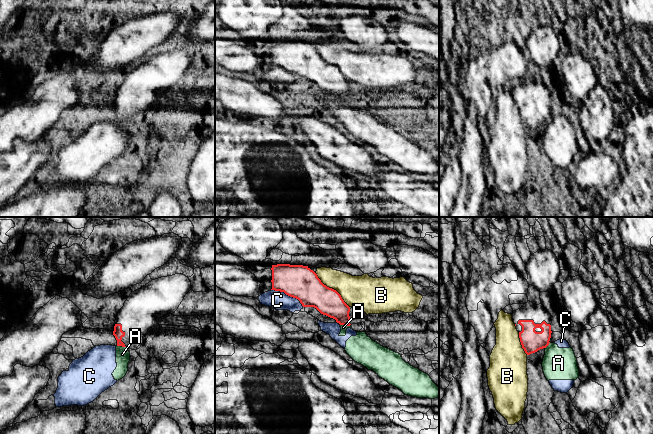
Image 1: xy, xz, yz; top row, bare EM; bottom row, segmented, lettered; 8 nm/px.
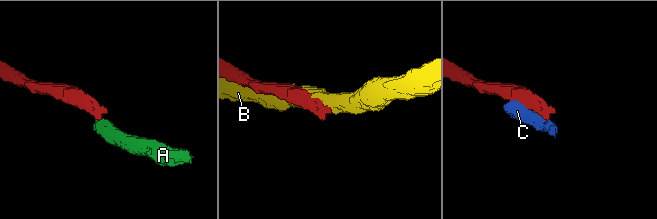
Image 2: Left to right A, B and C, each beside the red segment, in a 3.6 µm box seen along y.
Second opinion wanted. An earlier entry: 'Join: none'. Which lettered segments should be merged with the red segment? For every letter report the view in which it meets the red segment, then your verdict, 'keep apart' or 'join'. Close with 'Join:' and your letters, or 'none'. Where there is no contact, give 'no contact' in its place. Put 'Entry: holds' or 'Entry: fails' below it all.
A: contact in xz; keep apart
B: contact in xz; keep apart
C: contact in xz; keep apart
Join: none
Entry: holds

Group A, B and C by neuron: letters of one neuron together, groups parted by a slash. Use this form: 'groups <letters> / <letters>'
groups A C / B

